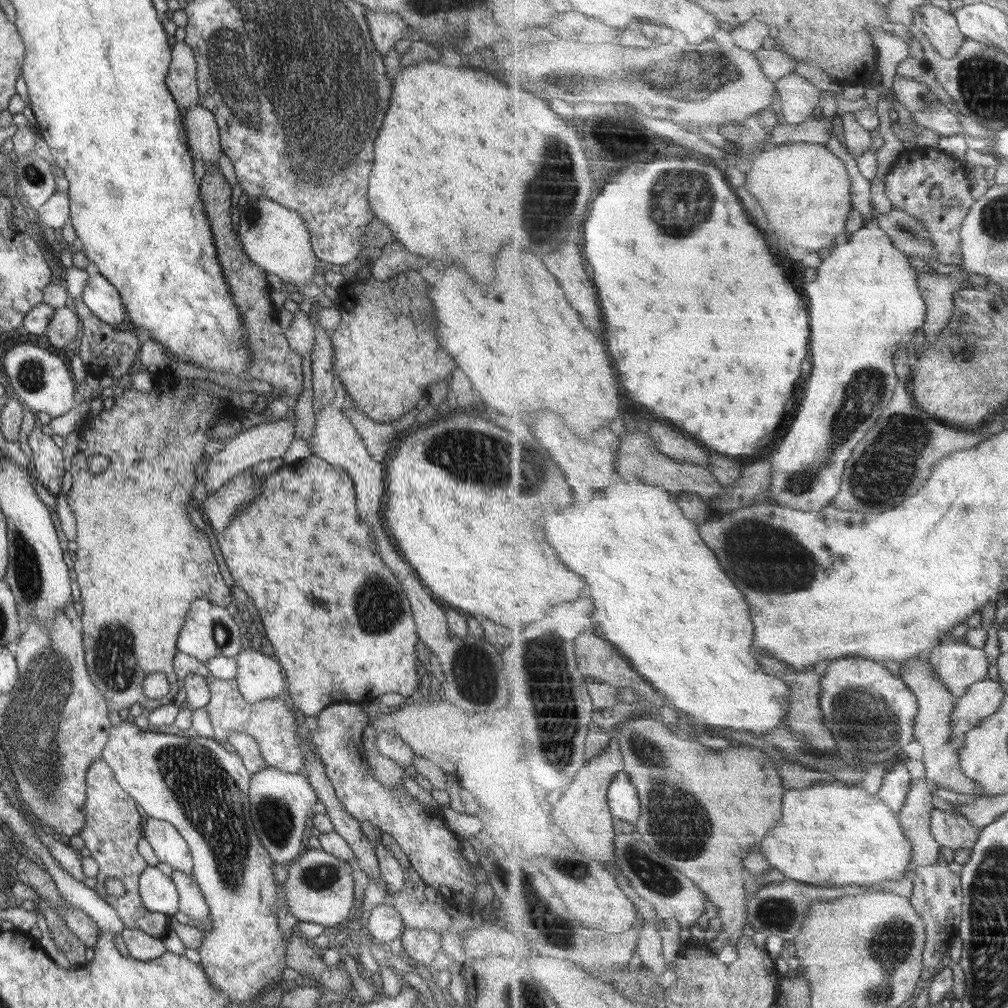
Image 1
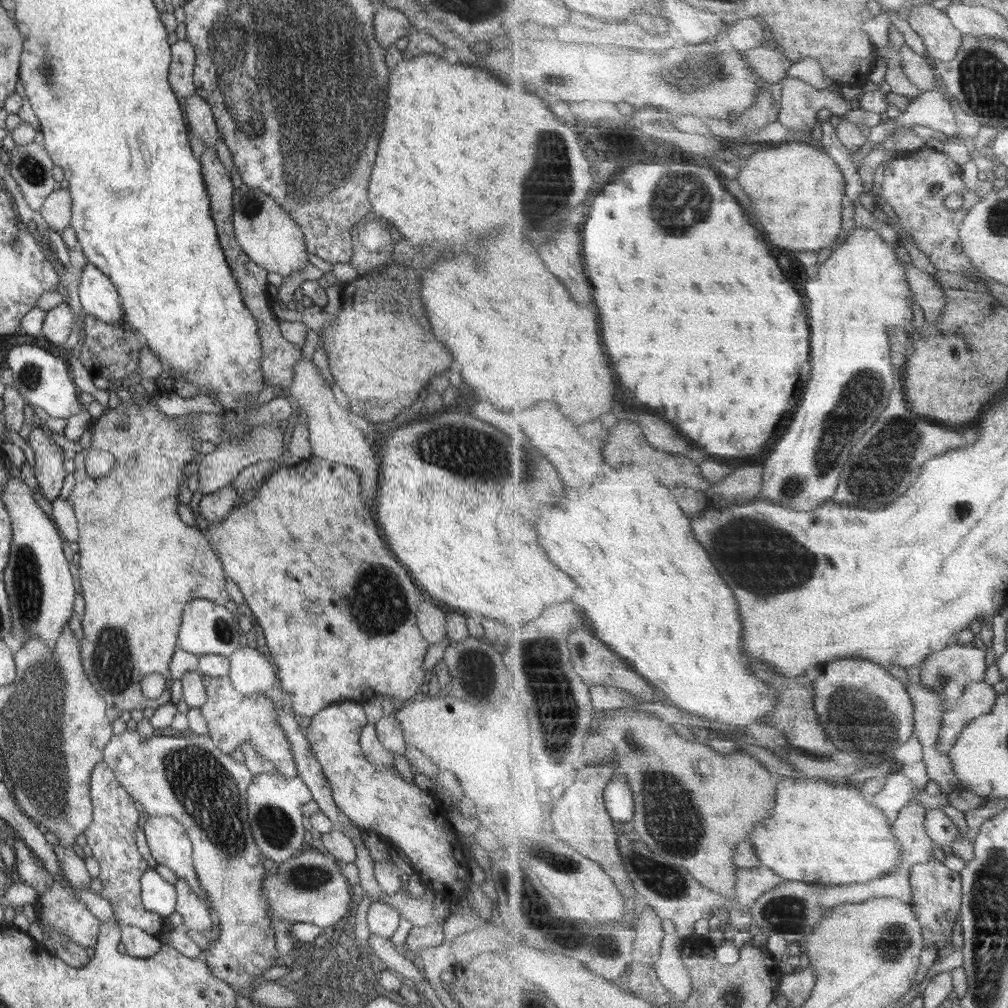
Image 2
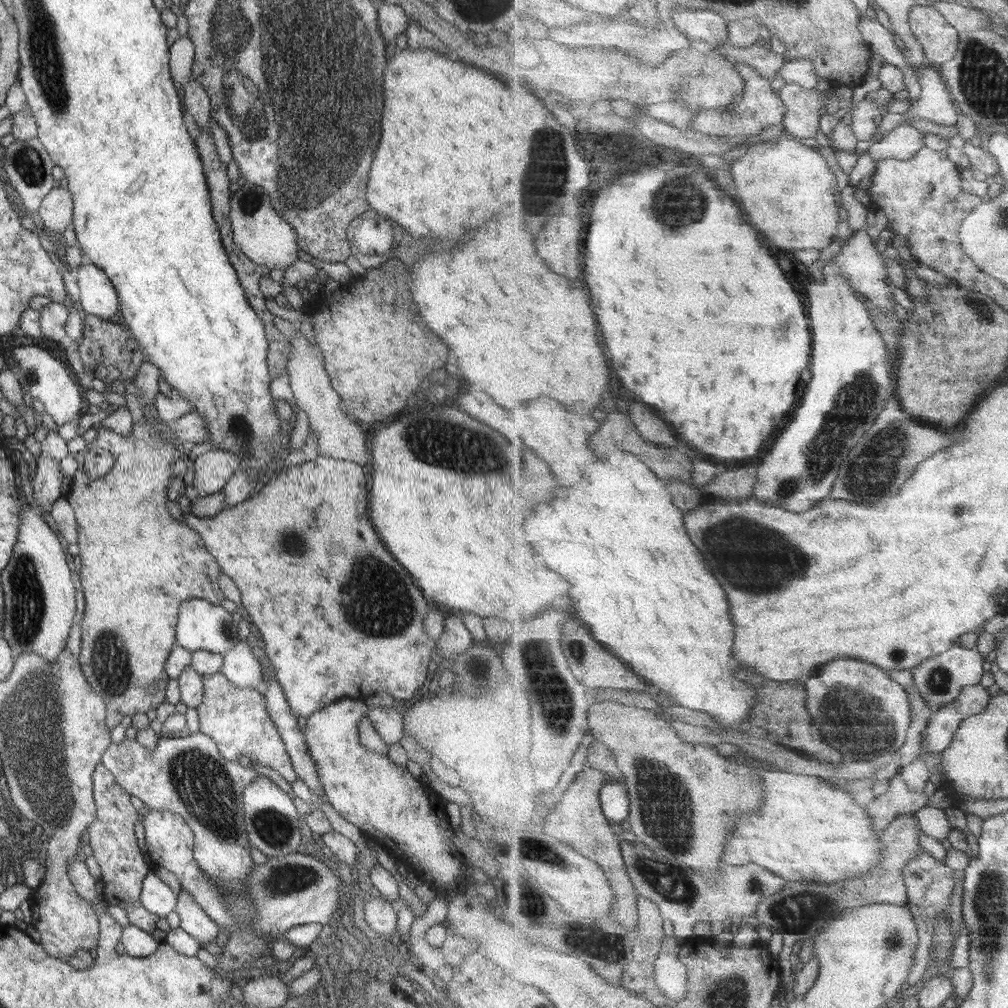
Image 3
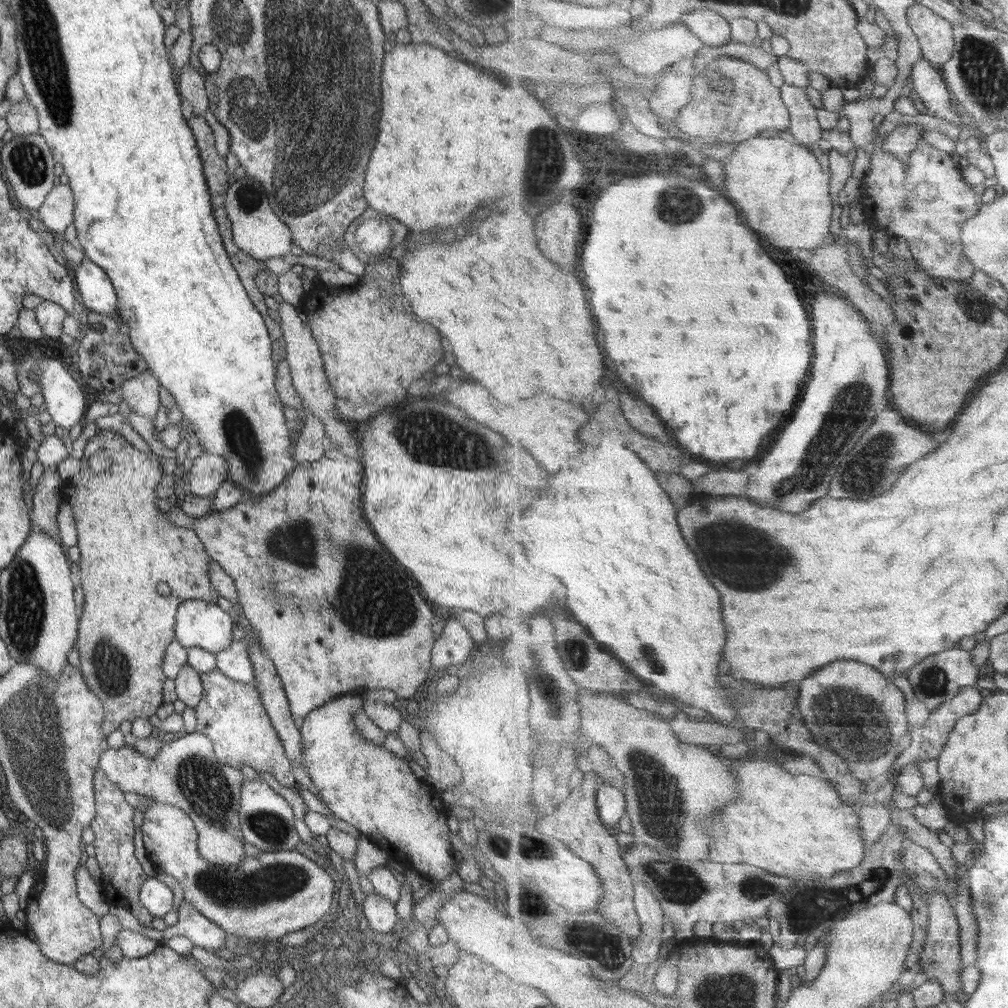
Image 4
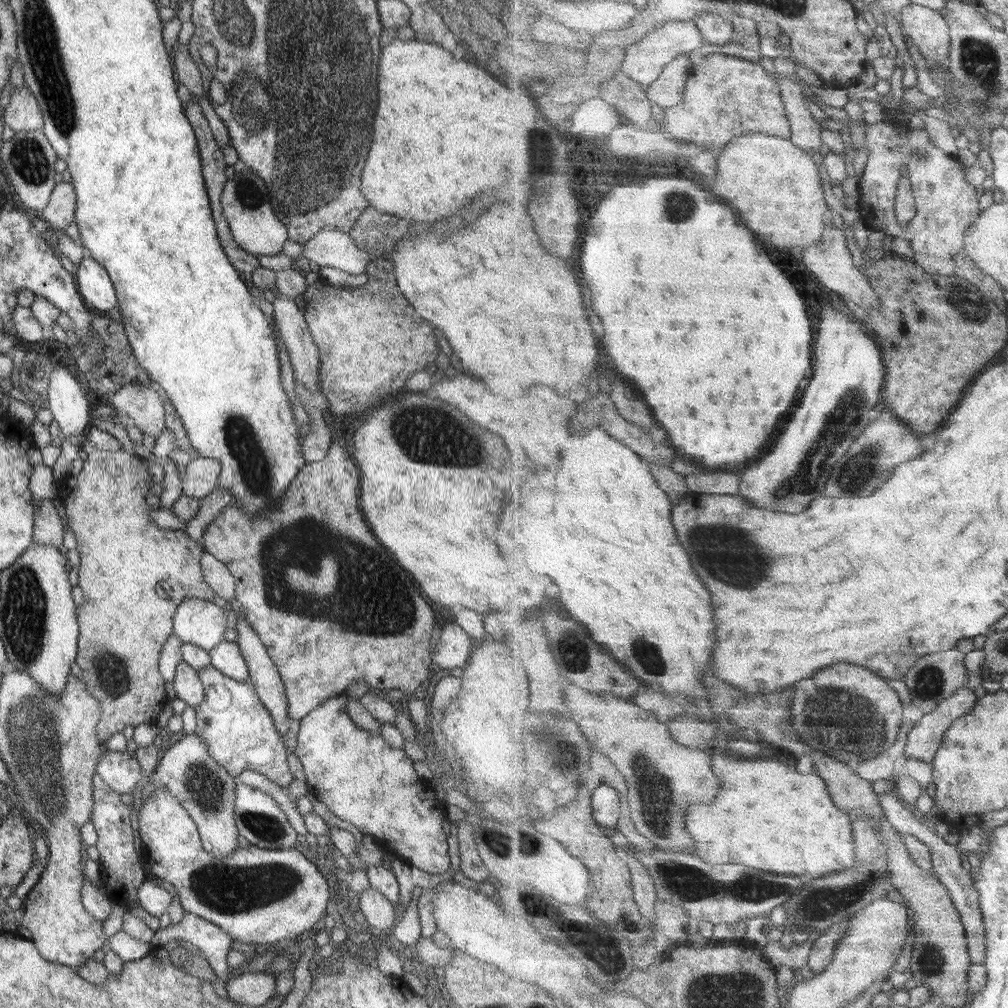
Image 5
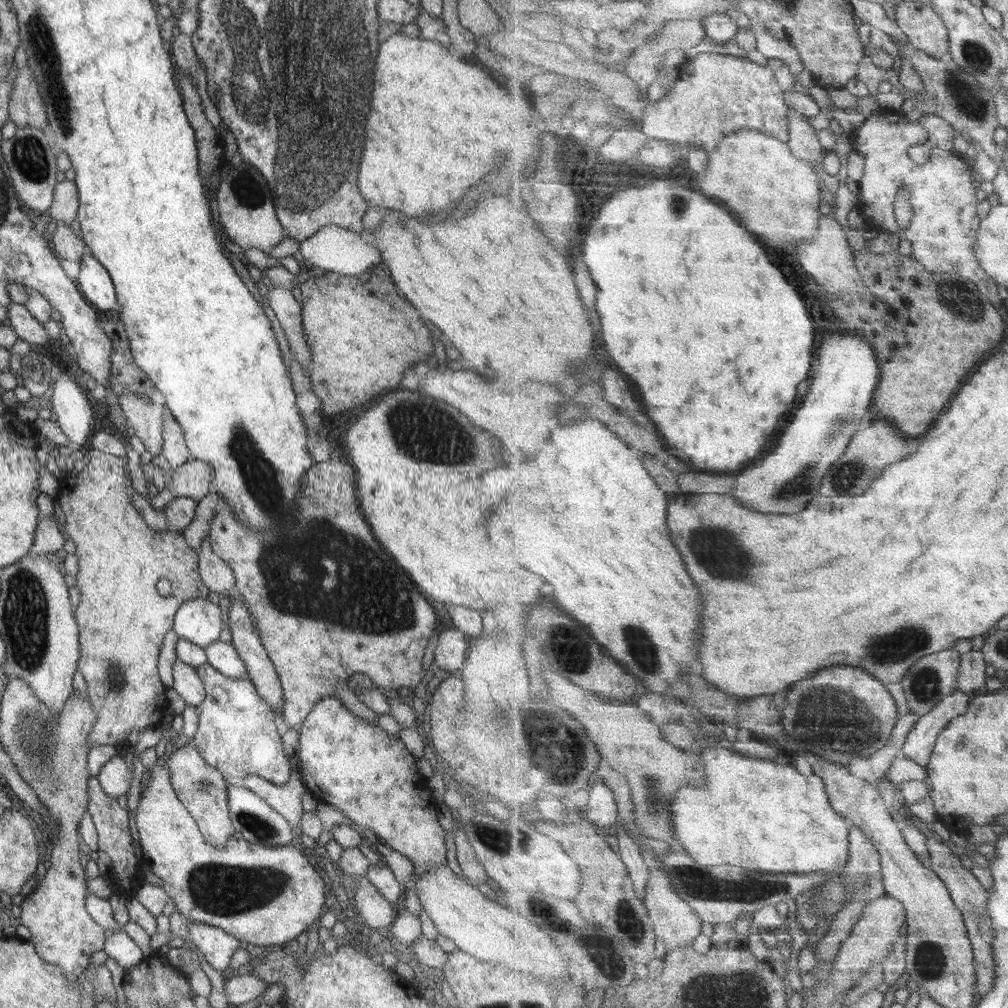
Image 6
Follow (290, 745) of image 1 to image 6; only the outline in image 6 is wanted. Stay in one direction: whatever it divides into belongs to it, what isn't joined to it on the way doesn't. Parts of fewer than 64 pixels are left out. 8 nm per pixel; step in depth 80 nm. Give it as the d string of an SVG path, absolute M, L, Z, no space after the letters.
M204 663L194 668L201 679L205 698L195 707L197 714L197 730L192 736L195 749L210 767L216 768L230 784L233 778L243 778L248 774L256 774L261 778L279 786L285 784L290 777L288 756L281 747L281 728L275 722L274 712L257 694L249 678L229 678L219 674L211 665Z

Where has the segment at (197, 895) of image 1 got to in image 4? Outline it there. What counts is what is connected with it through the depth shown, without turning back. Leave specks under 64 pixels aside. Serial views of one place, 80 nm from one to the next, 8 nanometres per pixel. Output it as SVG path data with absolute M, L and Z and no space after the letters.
M181 901L177 909L177 919L173 926L167 926L163 932L163 937L157 940L159 946L163 946L164 942L171 936L186 936L193 946L200 946L207 952L223 948L226 932L223 932L214 922L207 920L196 908L190 906L189 903Z

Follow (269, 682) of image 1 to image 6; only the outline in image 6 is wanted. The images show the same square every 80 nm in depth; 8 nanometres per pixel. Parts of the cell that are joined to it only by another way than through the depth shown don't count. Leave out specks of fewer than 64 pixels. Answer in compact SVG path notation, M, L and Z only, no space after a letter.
M216 641L204 649L206 663L211 665L219 674L229 678L246 677L246 668L239 659L232 645Z

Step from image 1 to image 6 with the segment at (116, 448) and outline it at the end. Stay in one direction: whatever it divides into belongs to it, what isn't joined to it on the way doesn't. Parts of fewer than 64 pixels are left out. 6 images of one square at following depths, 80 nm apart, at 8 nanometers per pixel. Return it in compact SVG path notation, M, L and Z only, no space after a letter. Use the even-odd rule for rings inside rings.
M93 452L93 458L89 458L81 471L61 476L55 497L65 516L63 530L75 543L74 554L78 560L74 586L80 596L73 614L79 636L80 656L76 668L85 678L88 701L95 714L87 742L91 745L104 744L107 750L116 742L126 740L131 730L140 733L147 726L159 724L161 708L157 708L157 700L166 689L157 670L162 641L165 634L172 630L177 608L187 600L206 598L209 592L199 578L198 553L190 549L182 534L173 533L173 546L181 552L179 560L175 560L173 566L165 562L169 558L159 550L159 540L163 542L161 534L147 528L143 517L131 503L130 490L125 487L126 462L126 457ZM161 579L167 580L171 586L169 596L157 593L155 584Z

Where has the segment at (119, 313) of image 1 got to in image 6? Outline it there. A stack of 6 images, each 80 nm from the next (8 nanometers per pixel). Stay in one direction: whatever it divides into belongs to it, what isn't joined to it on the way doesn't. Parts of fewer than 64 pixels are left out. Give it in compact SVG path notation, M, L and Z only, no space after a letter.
M88 252L76 266L79 266L79 272L74 282L86 302L99 310L115 308L114 286L105 268Z

